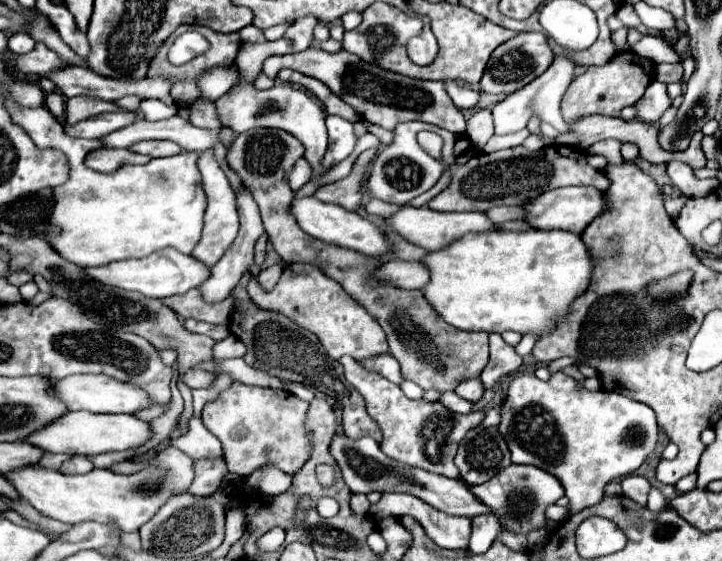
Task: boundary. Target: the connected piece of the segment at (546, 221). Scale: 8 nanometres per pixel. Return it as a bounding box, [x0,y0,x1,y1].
[525,186,609,234]

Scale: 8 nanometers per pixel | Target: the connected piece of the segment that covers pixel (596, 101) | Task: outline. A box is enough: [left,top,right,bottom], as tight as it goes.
[561,50,655,124]

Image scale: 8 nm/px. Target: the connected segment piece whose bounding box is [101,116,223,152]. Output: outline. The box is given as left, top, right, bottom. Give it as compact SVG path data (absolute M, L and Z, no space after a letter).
M171 116L167 120L139 120L125 130L117 130L115 134L109 134L107 138L101 138L105 148L127 148L141 140L173 140L183 146L183 150L201 152L207 148L213 148L221 142L221 130L207 130L197 128L191 122L183 120L181 116Z

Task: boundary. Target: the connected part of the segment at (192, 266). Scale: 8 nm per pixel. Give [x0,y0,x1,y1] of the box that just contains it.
[87,248,211,298]

